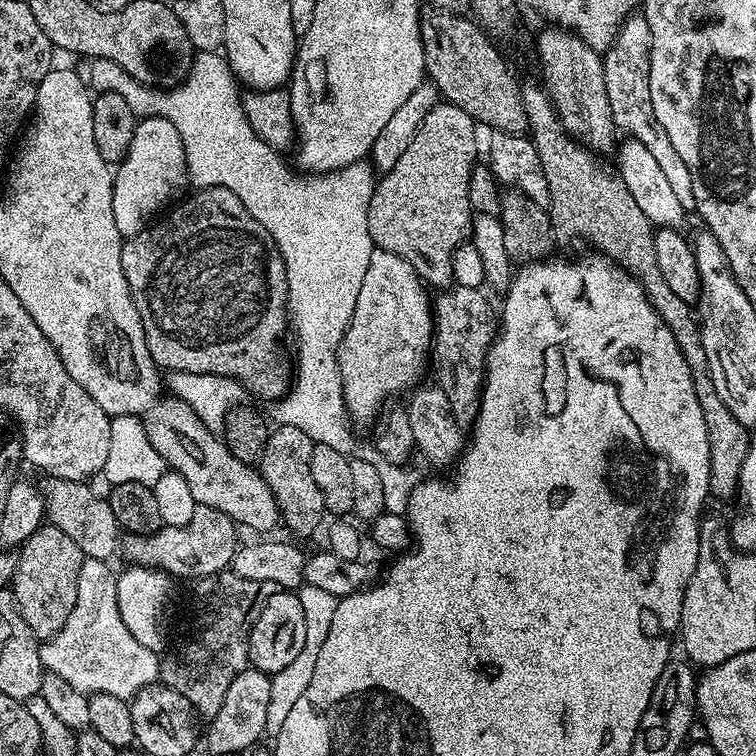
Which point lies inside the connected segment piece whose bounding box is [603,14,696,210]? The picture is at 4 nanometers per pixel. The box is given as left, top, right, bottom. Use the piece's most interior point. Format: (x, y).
(626, 60)

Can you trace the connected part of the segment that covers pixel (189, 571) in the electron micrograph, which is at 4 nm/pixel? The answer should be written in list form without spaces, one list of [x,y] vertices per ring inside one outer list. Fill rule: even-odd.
[[[196,505],[194,516],[182,526],[160,527],[156,532],[147,534],[128,534],[122,540],[122,556],[128,559],[129,565],[138,568],[157,568],[159,572],[166,572],[173,578],[181,576],[184,580],[195,582],[206,576],[213,576],[225,571],[231,565],[233,554],[240,545],[240,534],[238,526],[222,510],[214,510],[214,506]]]

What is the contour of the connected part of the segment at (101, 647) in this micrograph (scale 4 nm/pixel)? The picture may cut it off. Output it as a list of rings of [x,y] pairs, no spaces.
[[[85,559],[78,574],[78,598],[70,618],[52,636],[40,645],[40,660],[45,669],[70,682],[74,689],[91,694],[114,694],[131,701],[141,692],[161,679],[161,657],[154,650],[142,646],[126,628],[118,604],[117,573],[107,560]]]

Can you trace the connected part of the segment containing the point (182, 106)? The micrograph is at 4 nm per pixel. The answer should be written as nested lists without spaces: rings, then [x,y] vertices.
[[[219,51],[196,52],[188,77],[175,88],[143,84],[135,80],[118,62],[93,59],[86,71],[86,80],[97,93],[122,94],[134,110],[137,118],[161,116],[174,122],[174,130],[182,134],[182,146],[186,150],[188,179],[197,189],[225,188],[238,194],[238,202],[250,210],[250,214],[268,232],[280,247],[288,279],[288,319],[291,331],[296,332],[296,356],[294,352],[294,379],[285,396],[275,401],[271,419],[277,425],[298,426],[313,442],[325,444],[333,450],[352,454],[356,448],[356,436],[352,433],[353,421],[344,405],[344,387],[338,370],[336,351],[352,321],[354,302],[358,302],[358,290],[362,290],[362,278],[366,278],[366,266],[370,266],[370,254],[374,250],[368,229],[368,207],[377,177],[371,163],[350,164],[333,172],[297,174],[284,165],[285,157],[274,151],[258,134],[254,134],[244,113],[244,101],[238,81],[232,75],[232,67]]]

